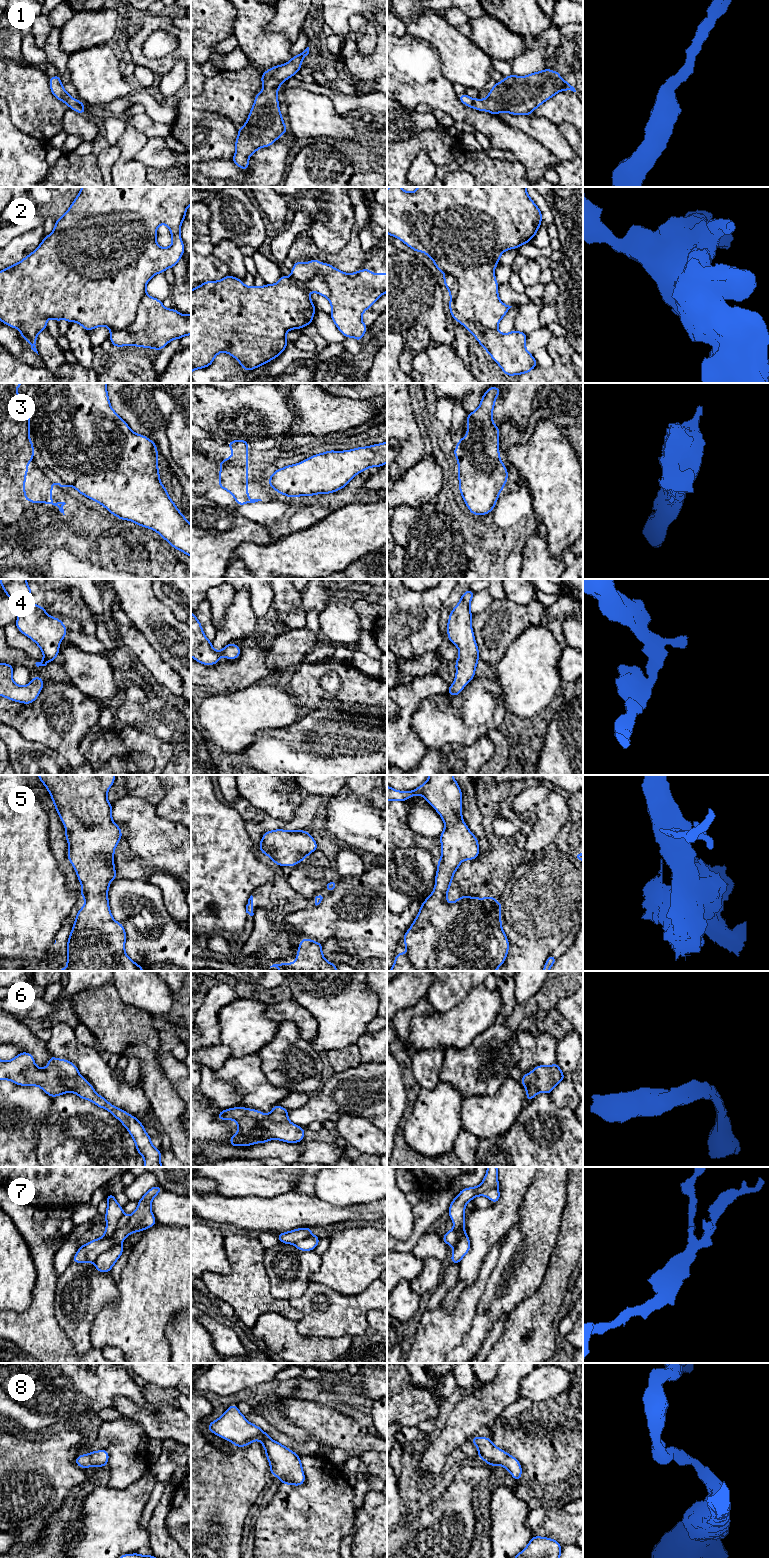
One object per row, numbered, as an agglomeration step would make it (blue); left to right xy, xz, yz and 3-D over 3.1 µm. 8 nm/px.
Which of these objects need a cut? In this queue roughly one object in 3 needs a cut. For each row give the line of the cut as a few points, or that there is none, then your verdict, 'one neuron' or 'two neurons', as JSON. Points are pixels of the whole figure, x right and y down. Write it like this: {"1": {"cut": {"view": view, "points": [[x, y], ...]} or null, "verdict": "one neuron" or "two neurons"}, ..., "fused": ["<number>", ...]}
{"1": {"cut": null, "verdict": "one neuron"}, "2": {"cut": {"view": "yz", "points": [[445, 273], [457, 280], [455, 309], [467, 320], [495, 328]]}, "verdict": "two neurons"}, "3": {"cut": null, "verdict": "one neuron"}, "4": {"cut": null, "verdict": "one neuron"}, "5": {"cut": null, "verdict": "one neuron"}, "6": {"cut": null, "verdict": "one neuron"}, "7": {"cut": {"view": "xy", "points": [[120, 1243], [115, 1243], [104, 1250], [94, 1262]]}, "verdict": "two neurons"}, "8": {"cut": null, "verdict": "one neuron"}, "fused": ["2", "7"]}

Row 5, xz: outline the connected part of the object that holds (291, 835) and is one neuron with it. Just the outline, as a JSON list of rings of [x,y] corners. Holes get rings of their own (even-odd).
[[[276,829],[263,834],[259,849],[283,867],[297,865],[318,846],[307,831]]]

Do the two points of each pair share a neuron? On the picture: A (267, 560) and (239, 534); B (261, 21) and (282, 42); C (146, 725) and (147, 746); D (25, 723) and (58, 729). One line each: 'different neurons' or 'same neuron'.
A: different neurons
B: same neuron
C: different neurons
D: same neuron

